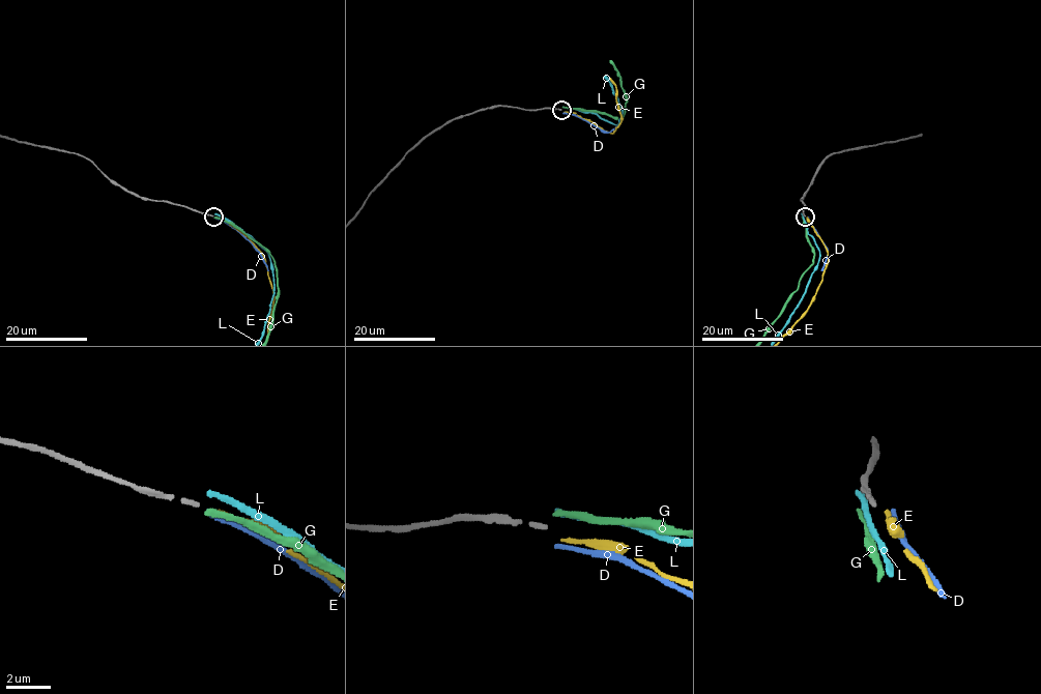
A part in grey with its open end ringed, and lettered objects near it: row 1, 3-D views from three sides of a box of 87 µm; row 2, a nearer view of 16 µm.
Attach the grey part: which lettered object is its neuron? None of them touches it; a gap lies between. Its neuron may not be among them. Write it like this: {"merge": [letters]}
{"merge": []}

